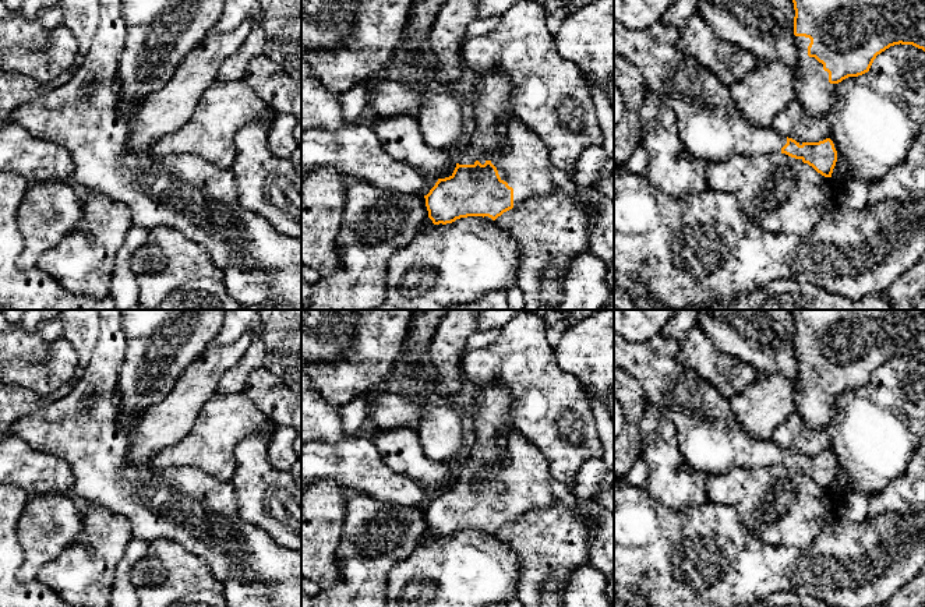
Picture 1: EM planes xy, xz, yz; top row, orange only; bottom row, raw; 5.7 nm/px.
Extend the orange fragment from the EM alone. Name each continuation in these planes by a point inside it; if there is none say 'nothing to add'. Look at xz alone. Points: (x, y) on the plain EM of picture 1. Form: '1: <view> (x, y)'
1: xz (522, 472)

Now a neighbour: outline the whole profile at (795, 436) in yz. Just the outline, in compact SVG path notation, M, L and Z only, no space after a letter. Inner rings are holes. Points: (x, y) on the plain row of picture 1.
M798 410L776 428L772 440L779 447L792 451L797 455L832 452L832 437L829 431L808 426Z

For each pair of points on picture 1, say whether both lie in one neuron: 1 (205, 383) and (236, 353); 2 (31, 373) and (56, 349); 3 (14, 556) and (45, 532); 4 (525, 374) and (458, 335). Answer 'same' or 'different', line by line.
1: same
2: same
3: different
4: different

